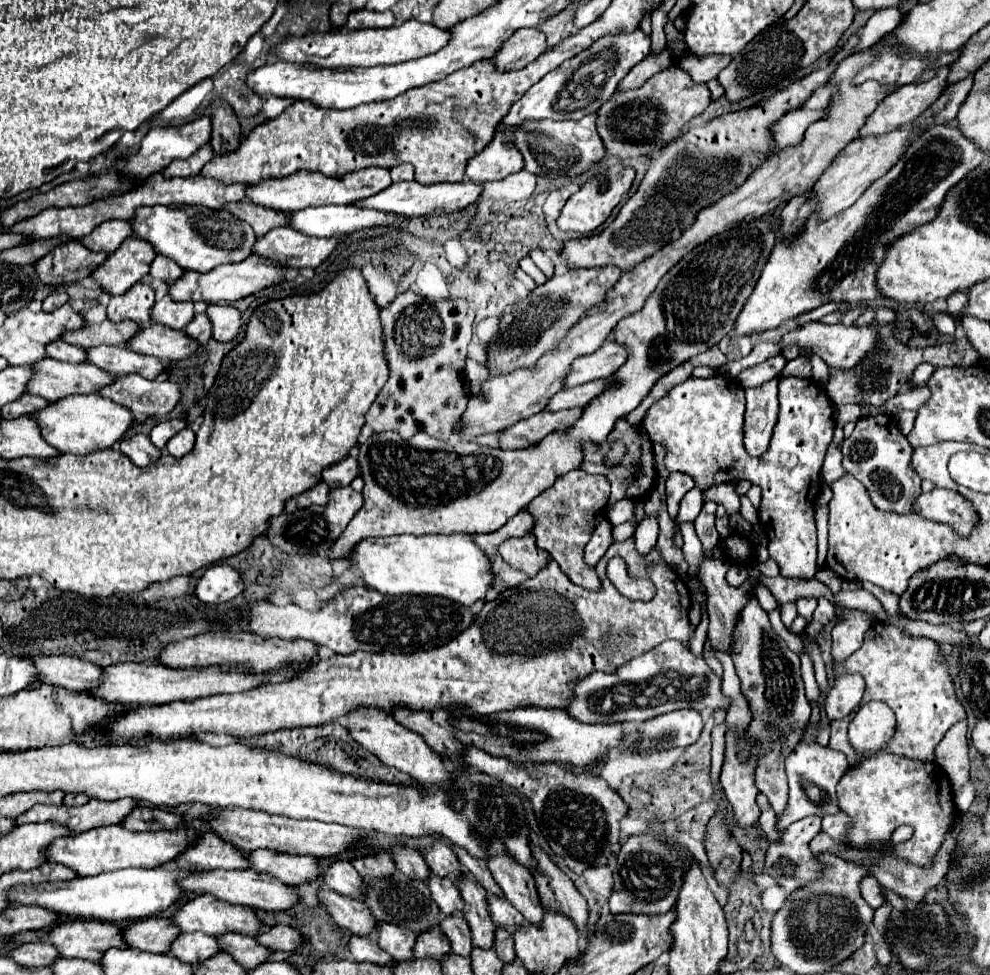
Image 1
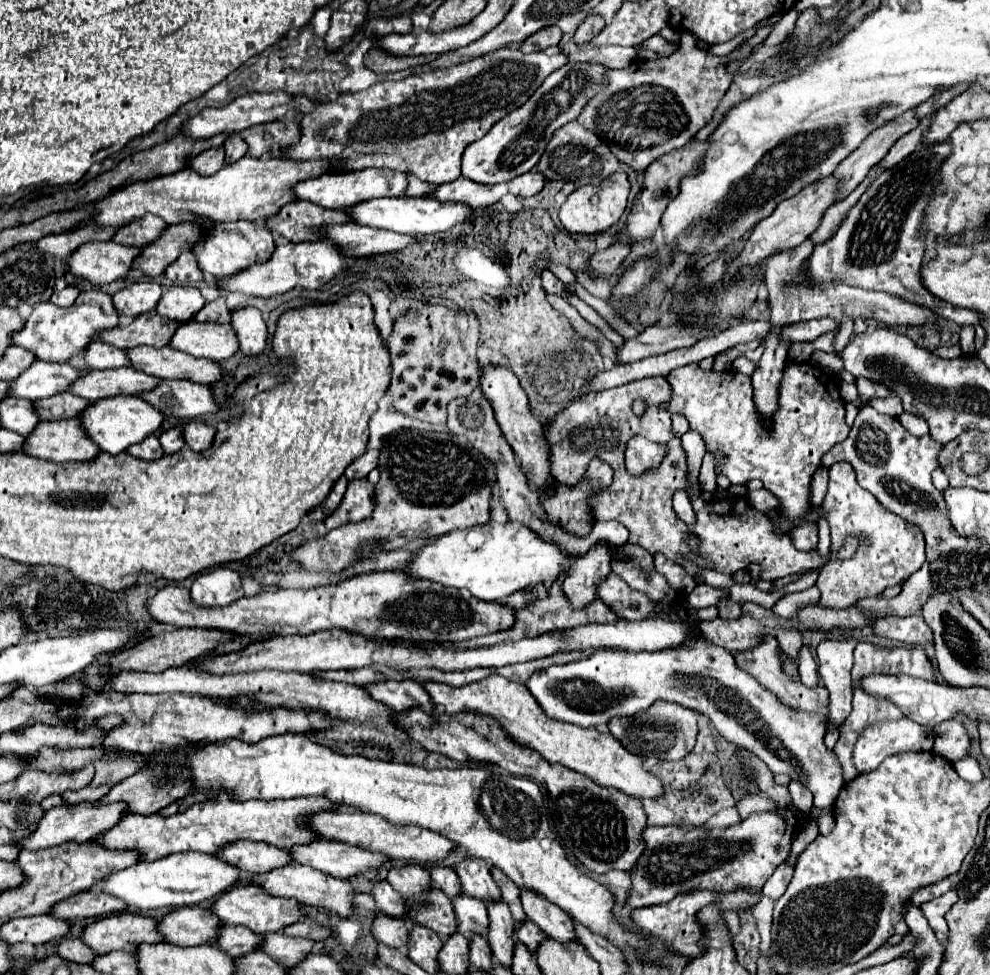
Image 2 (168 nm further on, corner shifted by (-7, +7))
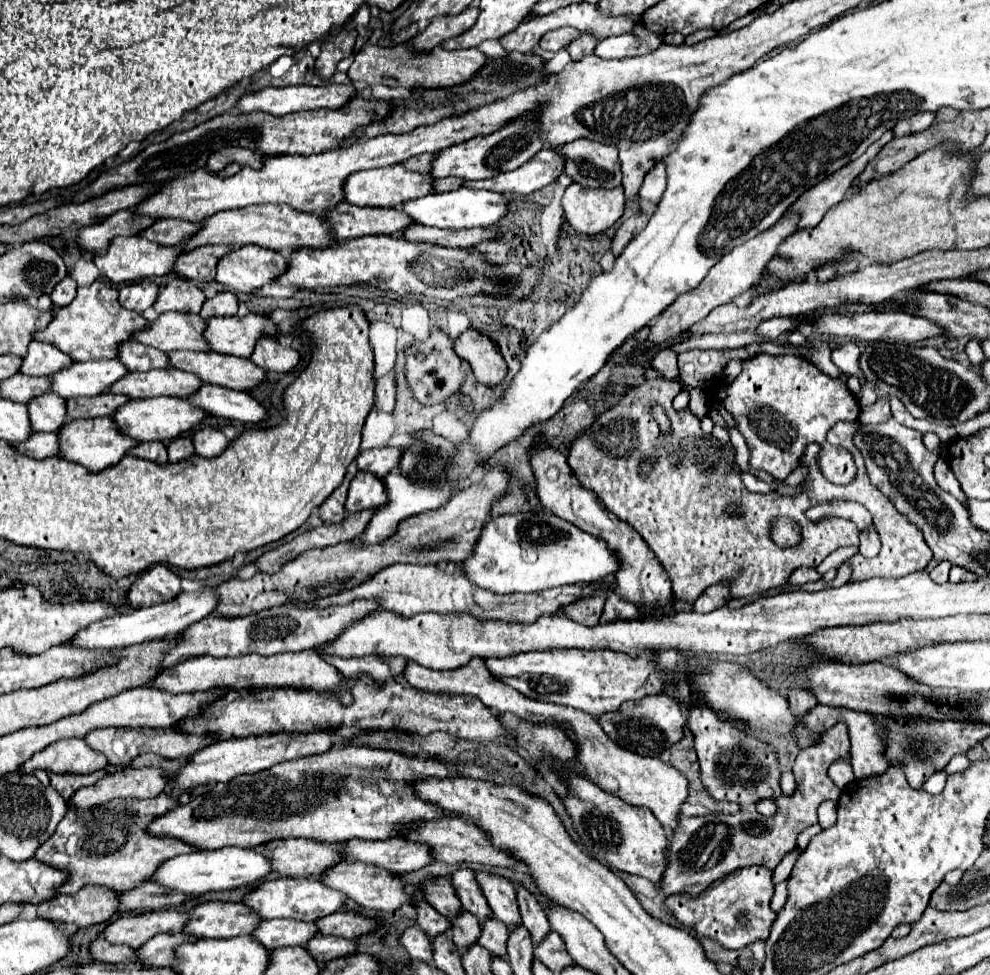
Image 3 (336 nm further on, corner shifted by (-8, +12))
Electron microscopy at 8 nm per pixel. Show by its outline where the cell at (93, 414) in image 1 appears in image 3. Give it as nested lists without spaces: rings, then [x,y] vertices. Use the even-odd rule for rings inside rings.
[[[159,396],[153,400],[129,400],[129,404],[123,404],[121,408],[117,408],[117,412],[113,412],[113,422],[115,428],[139,442],[145,440],[159,440],[159,442],[169,442],[171,438],[177,438],[179,434],[193,430],[203,418],[207,416],[207,412],[203,412],[201,408],[191,406],[189,402],[181,400],[181,398],[171,398],[171,396]]]

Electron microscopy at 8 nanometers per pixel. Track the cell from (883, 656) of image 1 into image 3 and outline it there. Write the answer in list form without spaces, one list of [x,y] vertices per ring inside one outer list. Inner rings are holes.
[[[847,758],[835,760],[835,762],[829,766],[829,778],[831,778],[839,788],[845,788],[849,782],[853,782],[855,776],[853,776],[853,770],[851,770],[849,760],[847,760]]]

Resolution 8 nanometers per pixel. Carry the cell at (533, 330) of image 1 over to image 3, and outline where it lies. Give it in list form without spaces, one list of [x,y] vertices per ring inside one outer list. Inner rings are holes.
[[[639,214],[627,218],[627,220],[621,224],[621,228],[615,232],[613,240],[611,240],[611,250],[613,250],[613,254],[619,256],[619,254],[623,252],[623,248],[625,248],[645,226],[647,226],[647,218],[643,218],[643,216],[639,216]]]

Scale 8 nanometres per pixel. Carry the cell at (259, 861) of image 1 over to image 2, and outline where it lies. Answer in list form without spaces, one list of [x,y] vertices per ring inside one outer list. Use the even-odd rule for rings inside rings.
[[[314,841],[312,845],[298,845],[290,849],[292,859],[302,865],[310,865],[328,873],[332,877],[354,877],[368,869],[376,869],[390,861],[388,855],[360,849],[346,843],[332,843],[332,841]]]

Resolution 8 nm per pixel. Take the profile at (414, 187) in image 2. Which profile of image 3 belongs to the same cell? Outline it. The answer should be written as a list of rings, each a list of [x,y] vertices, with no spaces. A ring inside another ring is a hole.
[[[435,178],[433,188],[435,192],[449,192],[449,190],[457,190],[463,184],[461,178]]]

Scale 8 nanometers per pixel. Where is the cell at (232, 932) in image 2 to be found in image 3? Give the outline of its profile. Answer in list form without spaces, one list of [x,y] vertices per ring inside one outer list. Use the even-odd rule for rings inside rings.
[[[261,920],[251,936],[267,950],[281,946],[305,946],[311,936],[317,934],[313,922],[295,920]]]

